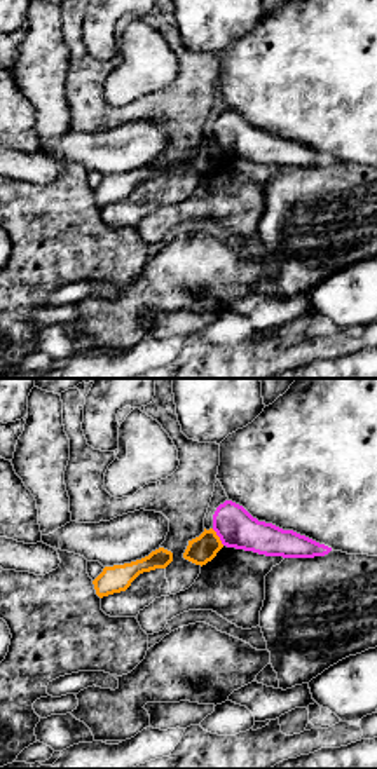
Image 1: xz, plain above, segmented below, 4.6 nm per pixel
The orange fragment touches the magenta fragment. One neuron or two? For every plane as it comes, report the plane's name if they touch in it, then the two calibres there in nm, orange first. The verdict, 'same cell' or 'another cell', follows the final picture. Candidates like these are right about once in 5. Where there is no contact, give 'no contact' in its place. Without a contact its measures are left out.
contact in xz; calibres 130 and 180 nm

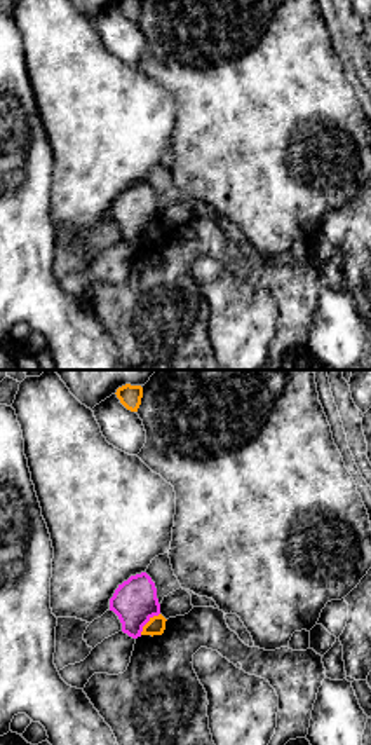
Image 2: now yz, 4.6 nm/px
contact in yz; calibres 80 and 200 nm

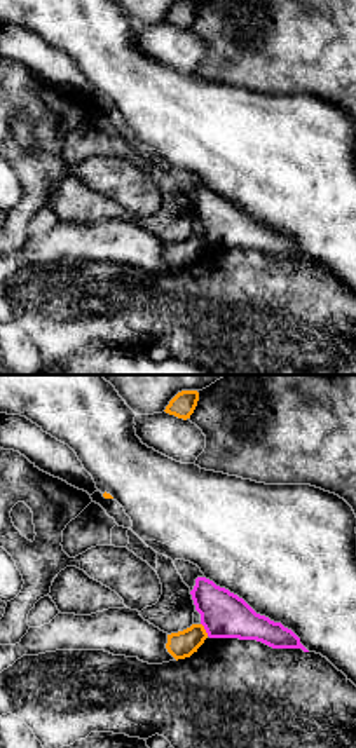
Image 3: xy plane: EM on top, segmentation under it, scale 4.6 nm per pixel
contact in xy; calibres 120 and 220 nm

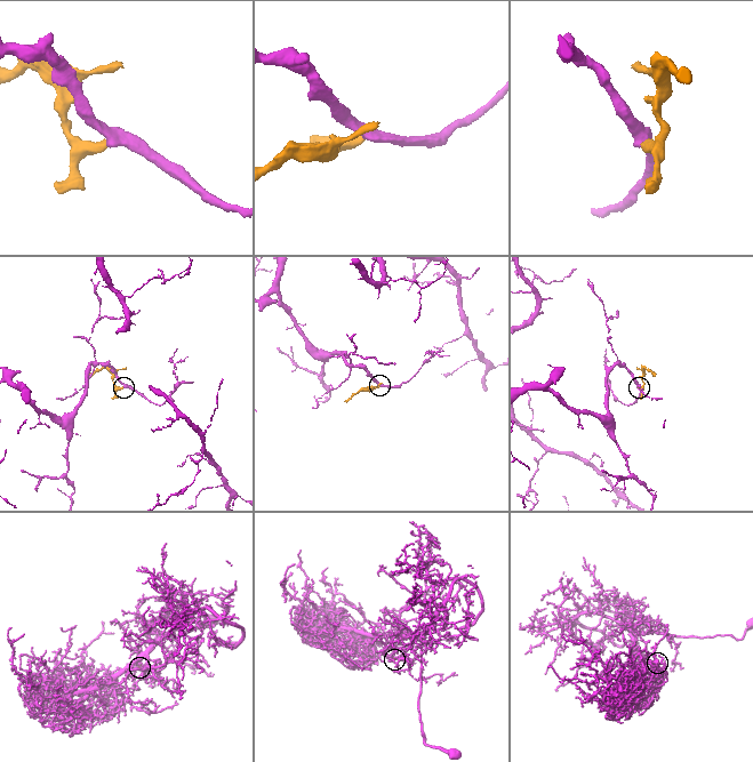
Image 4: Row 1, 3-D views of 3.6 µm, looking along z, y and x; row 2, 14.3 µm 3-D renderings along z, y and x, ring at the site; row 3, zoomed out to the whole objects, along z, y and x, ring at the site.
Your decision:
another cell

